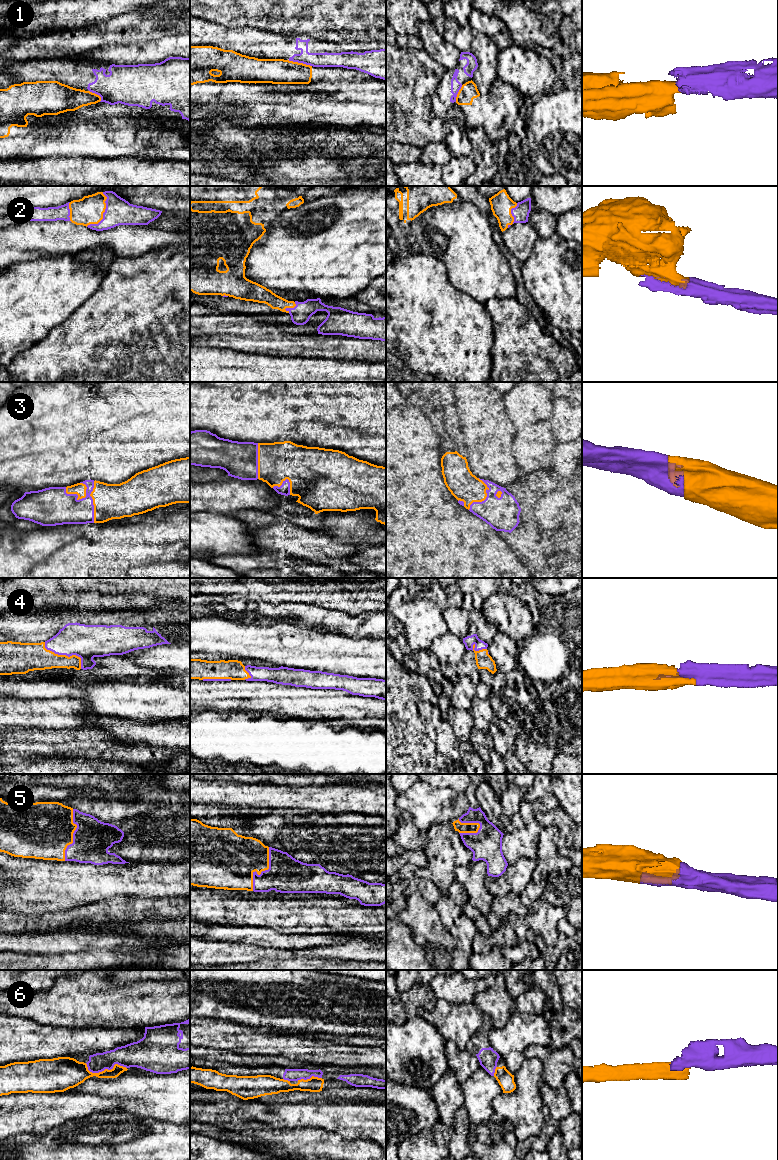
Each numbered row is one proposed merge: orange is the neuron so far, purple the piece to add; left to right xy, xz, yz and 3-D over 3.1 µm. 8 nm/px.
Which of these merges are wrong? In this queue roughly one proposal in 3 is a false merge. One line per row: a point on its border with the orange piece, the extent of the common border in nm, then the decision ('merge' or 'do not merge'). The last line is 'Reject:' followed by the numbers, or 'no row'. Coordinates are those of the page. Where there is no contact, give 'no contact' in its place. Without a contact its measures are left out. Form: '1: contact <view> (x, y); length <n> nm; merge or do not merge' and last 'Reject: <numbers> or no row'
1: contact xz (300, 63); length 200 nm; do not merge
2: contact xy (103, 212); length 320 nm; merge
3: contact xy (74, 493); length 190 nm; merge
4: contact xy (65, 655); length 360 nm; merge
5: contact xz (262, 870); length 380 nm; merge
6: contact xy (104, 1070); length 340 nm; do not merge
Reject: 1, 6

